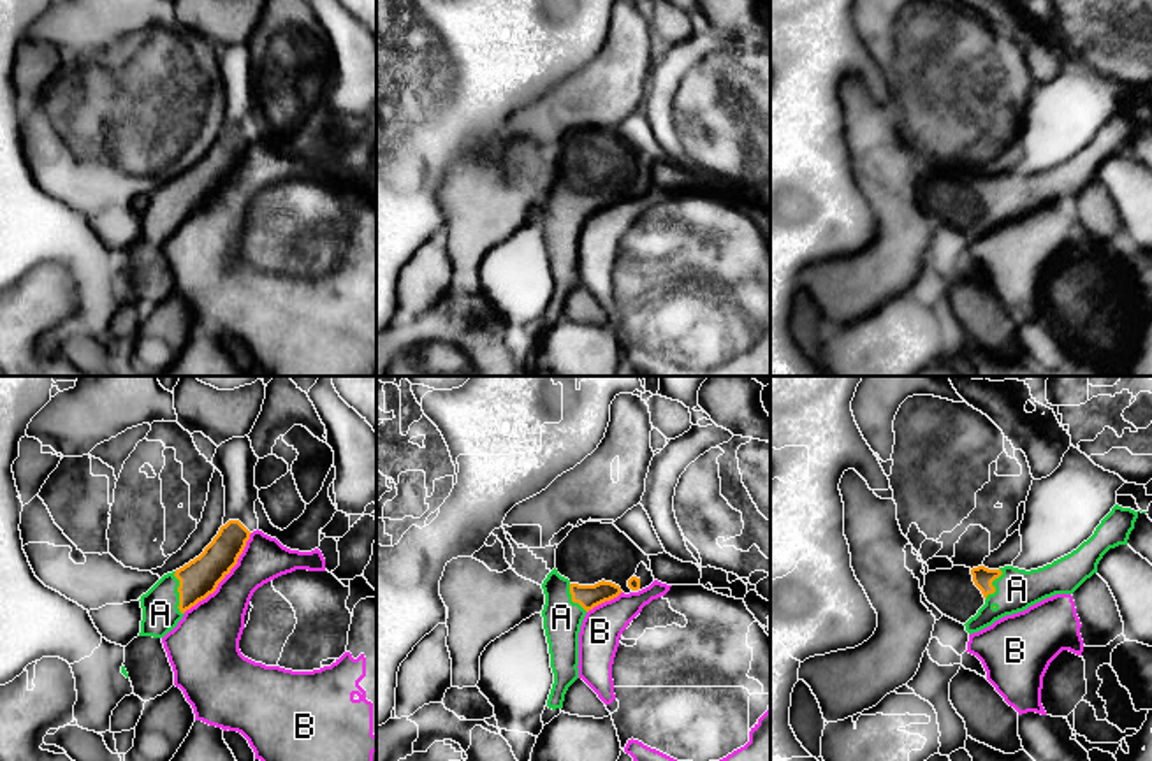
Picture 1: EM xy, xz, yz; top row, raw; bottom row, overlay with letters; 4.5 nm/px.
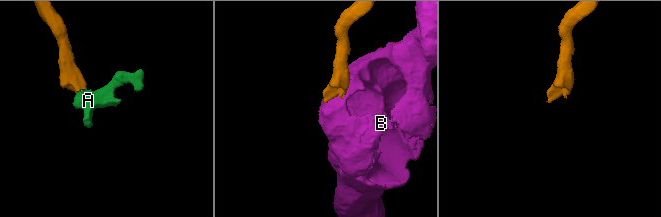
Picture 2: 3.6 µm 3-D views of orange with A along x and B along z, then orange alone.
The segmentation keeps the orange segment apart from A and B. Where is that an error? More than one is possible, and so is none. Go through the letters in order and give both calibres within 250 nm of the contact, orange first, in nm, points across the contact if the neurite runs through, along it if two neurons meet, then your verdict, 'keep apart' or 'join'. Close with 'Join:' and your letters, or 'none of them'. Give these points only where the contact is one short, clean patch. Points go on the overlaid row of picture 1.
A: 170/170 nm | across xy (197, 579), (178, 591), (162, 607), (160, 614) | join
B: 170/280 nm | keep apart
Join: A

